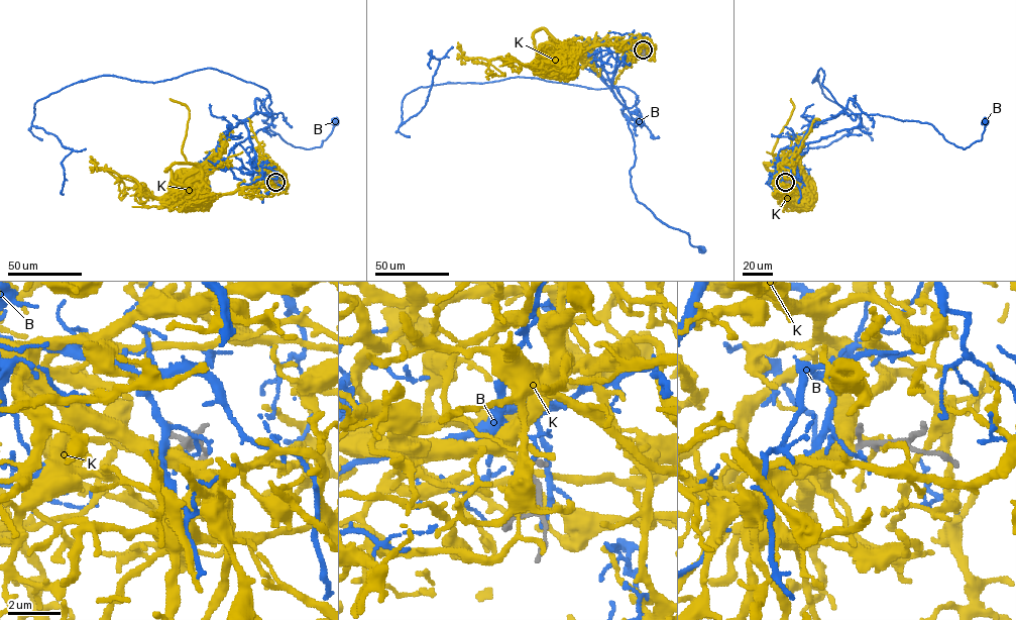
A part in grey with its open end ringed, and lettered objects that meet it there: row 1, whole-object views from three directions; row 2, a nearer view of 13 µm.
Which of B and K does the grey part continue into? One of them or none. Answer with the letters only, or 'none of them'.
K

